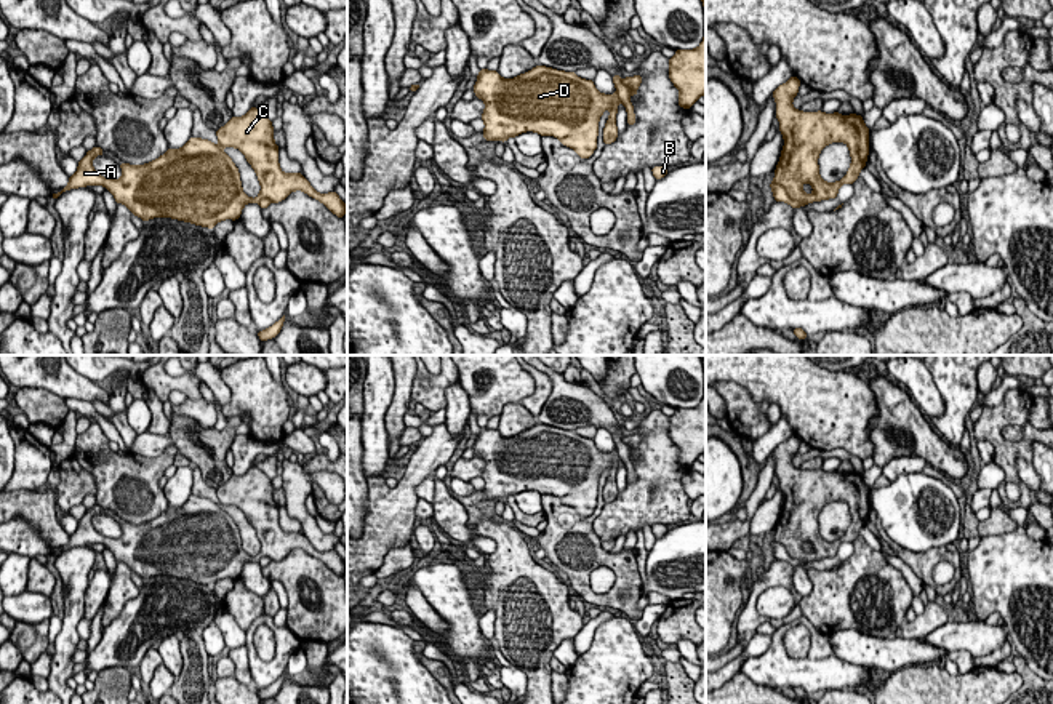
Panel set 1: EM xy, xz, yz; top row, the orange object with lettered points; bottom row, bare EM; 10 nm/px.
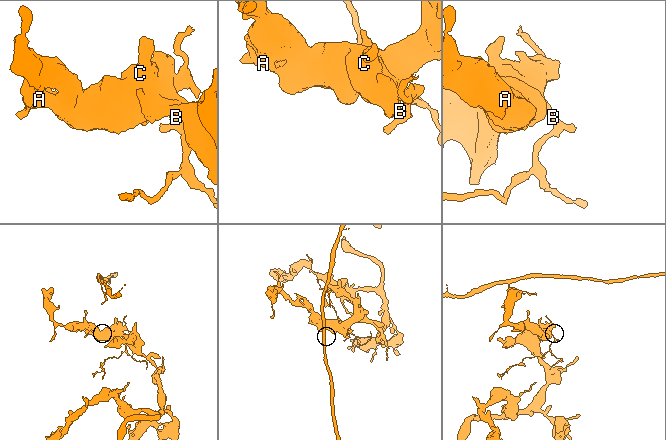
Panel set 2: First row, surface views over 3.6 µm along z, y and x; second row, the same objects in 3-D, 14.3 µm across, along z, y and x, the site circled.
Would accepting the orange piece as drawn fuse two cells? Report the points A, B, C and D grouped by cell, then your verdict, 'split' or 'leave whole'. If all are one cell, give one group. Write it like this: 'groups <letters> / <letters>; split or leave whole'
groups A C D / B; split

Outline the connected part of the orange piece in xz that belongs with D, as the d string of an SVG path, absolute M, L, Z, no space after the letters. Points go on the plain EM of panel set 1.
M536 424L514 437L502 437L498 429L480 427L475 456L485 461L482 478L485 499L506 501L525 490L559 496L581 517L597 507L599 478L608 467L603 501L618 496L618 450L600 451L592 438L575 430Z

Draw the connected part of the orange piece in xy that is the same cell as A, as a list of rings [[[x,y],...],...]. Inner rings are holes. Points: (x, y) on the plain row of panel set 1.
[[[251,466],[243,475],[232,475],[216,488],[218,504],[190,494],[181,507],[168,507],[146,523],[120,522],[120,538],[107,538],[94,530],[93,517],[104,512],[96,504],[78,520],[69,542],[51,555],[56,558],[70,547],[104,544],[117,562],[128,565],[144,581],[171,576],[213,587],[221,579],[238,578],[246,562],[262,557],[278,562],[291,550],[302,549],[344,576],[346,560],[336,550],[318,552],[301,531],[280,528],[280,506],[274,491],[272,478]],[[224,506],[238,507],[254,528],[261,542],[256,557],[243,550],[238,526]]]

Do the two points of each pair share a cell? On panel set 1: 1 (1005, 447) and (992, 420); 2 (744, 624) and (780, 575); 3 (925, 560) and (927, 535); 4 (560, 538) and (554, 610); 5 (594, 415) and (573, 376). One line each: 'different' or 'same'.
1: same
2: same
3: different
4: different
5: different

